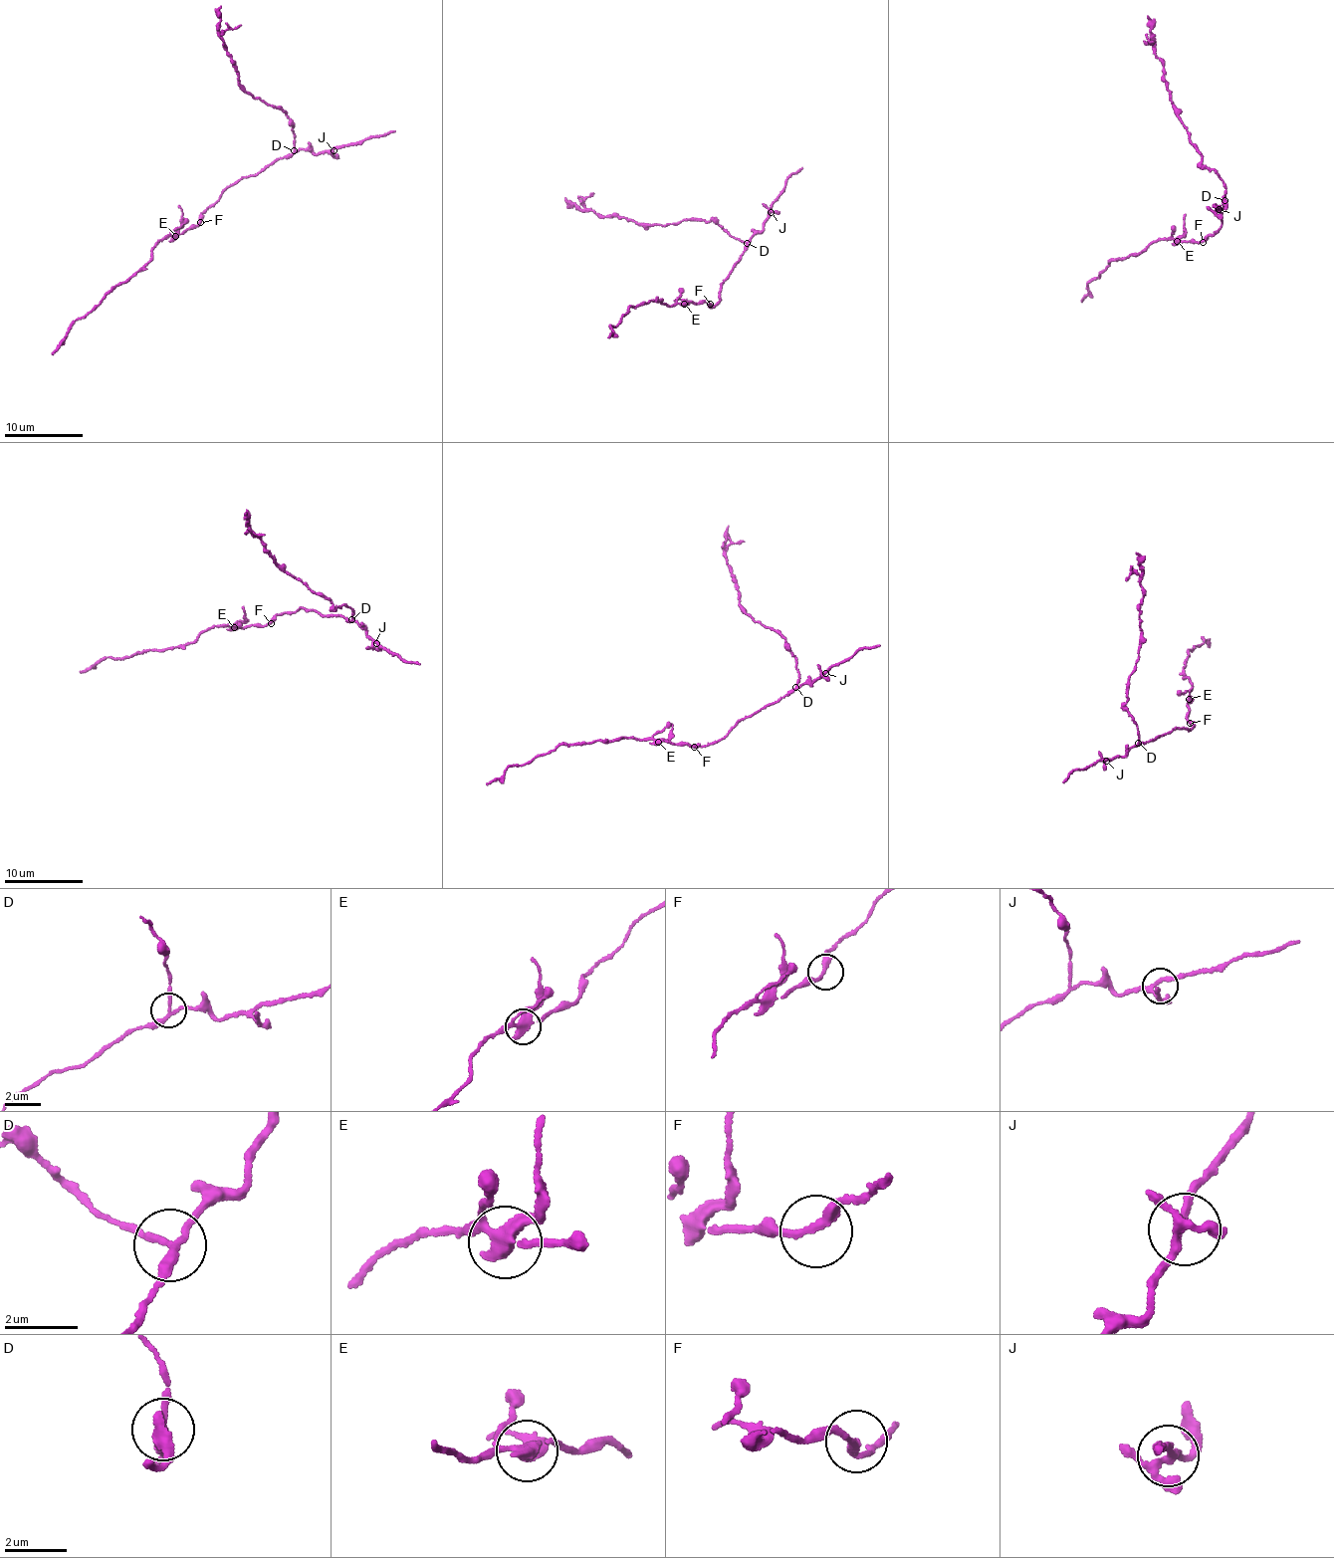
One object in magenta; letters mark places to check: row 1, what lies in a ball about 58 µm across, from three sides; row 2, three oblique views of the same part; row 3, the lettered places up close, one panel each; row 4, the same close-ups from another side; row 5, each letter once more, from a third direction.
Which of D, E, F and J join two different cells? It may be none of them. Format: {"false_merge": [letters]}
{"false_merge": ["D", "E"]}

